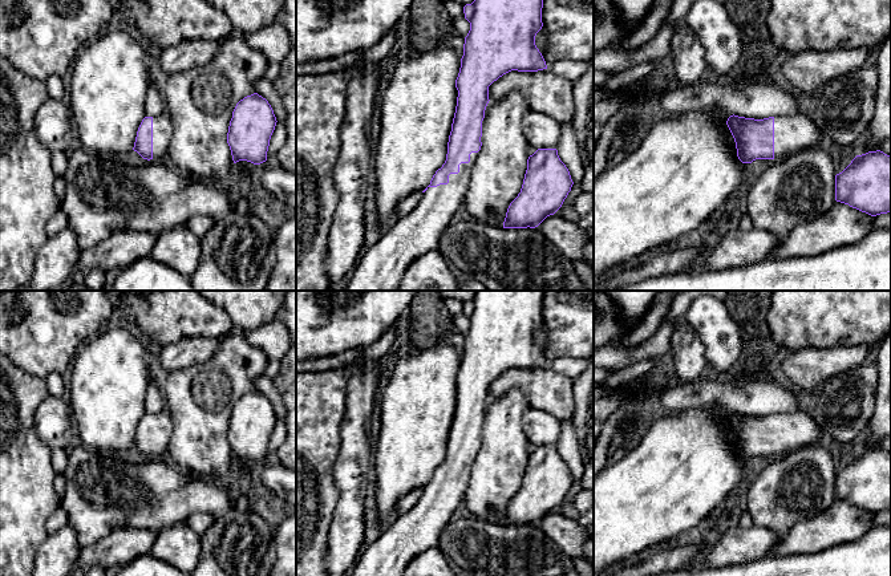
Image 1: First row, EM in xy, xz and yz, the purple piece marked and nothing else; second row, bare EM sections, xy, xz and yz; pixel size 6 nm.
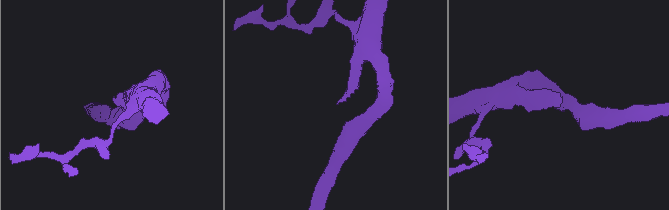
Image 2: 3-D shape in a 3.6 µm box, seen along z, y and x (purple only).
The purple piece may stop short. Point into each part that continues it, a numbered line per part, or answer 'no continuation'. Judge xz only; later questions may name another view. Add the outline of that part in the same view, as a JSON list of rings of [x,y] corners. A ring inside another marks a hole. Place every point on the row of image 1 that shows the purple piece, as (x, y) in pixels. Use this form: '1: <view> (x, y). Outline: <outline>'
1: xz (380, 267). Outline: [[[471,153],[470,162],[461,163],[447,184],[428,187],[420,203],[361,253],[345,291],[400,291],[408,265],[437,247],[441,232],[463,203],[477,155]]]

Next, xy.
1: xy (162, 128). Outline: [[[166,110],[153,117],[153,159],[158,159],[169,153],[173,134],[174,127]]]

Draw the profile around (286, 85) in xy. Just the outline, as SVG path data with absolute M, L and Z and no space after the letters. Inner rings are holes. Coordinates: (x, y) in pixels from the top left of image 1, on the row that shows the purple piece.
M285 0L276 19L289 38L291 49L280 64L282 73L274 82L285 109L285 143L276 154L276 163L296 174L296 0Z

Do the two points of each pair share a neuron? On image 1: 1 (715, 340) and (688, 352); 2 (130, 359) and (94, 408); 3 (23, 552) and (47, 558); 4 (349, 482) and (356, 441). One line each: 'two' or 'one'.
1: two
2: one
3: two
4: one

